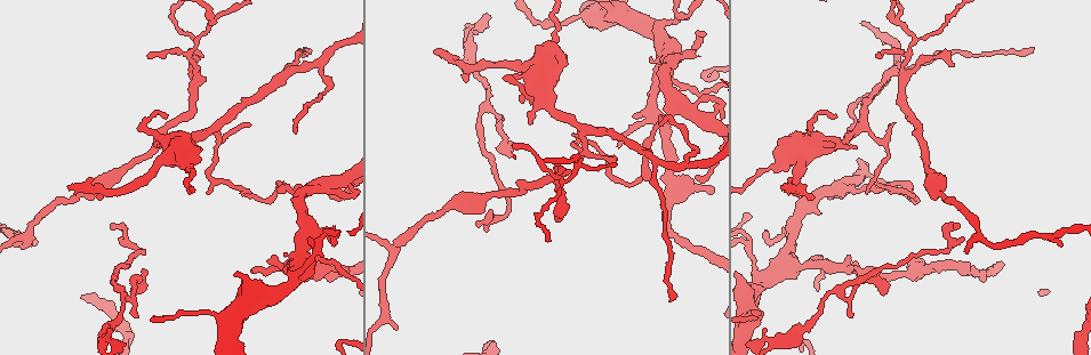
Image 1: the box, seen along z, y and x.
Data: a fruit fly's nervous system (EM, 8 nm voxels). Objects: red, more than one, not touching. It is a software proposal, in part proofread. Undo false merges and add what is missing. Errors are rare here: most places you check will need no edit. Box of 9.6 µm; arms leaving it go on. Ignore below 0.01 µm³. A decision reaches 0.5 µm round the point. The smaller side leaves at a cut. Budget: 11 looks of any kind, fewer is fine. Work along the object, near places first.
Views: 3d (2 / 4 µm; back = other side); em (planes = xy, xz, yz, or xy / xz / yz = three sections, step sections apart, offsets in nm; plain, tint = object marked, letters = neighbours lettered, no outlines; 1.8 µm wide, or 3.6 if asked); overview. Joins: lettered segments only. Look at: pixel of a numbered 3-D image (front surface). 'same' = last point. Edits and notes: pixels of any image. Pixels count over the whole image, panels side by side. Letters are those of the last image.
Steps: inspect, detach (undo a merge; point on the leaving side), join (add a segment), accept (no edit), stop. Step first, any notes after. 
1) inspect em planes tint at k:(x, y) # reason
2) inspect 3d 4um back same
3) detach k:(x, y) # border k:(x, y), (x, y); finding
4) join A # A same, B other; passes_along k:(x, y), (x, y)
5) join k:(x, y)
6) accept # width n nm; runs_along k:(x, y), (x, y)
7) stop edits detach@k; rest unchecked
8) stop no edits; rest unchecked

inspect em planes letters at 1:(195, 77) # arms run side by side

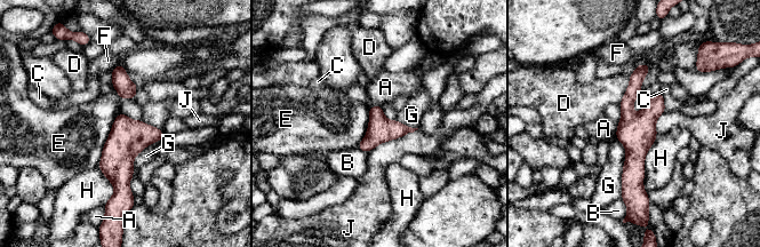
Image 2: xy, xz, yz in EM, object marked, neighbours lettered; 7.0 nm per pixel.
accept # A other, B other, C other, D other, E other, F other, G other, H other, J other; one neuron here

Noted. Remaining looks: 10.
inspect em planes letters at 1:(960, 226) # long arm stops here

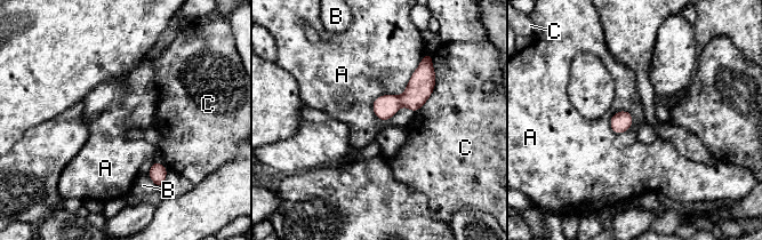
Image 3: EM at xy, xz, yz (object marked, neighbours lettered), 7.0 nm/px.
accept # A other, B other, C other; border 3:(424, 55), (374, 101), (382, 121); no lettered segment goes on from it

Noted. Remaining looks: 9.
inspect 3d 4um at 1:(782, 190) # an open end

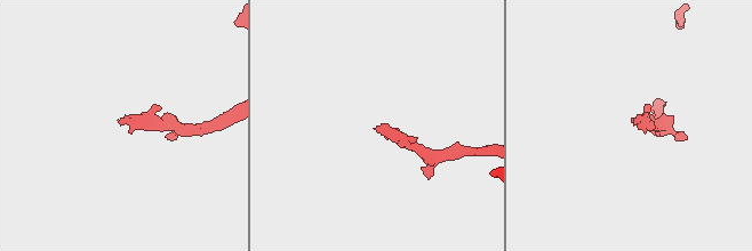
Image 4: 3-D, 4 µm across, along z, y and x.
inspect em planes tint at 4:(636, 120)

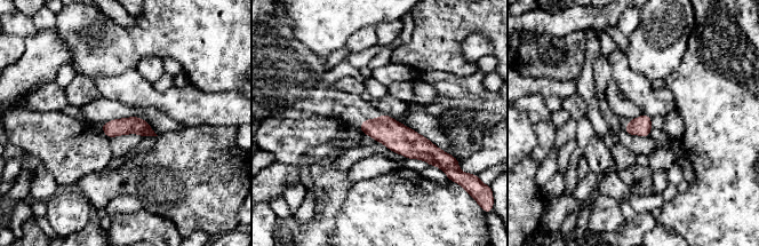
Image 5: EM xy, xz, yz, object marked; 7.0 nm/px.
inspect em planes letters same # see the neighbours

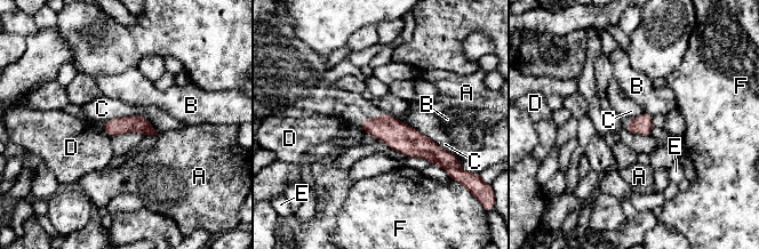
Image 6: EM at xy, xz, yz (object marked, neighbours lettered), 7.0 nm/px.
accept # A other, B other, C other, D other, E other, F other; border 6:(108, 120), (142, 115), (158, 134); none of them fits

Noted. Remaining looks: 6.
inspect em yz step 8 tint at 1:(866, 281) # sharp bend

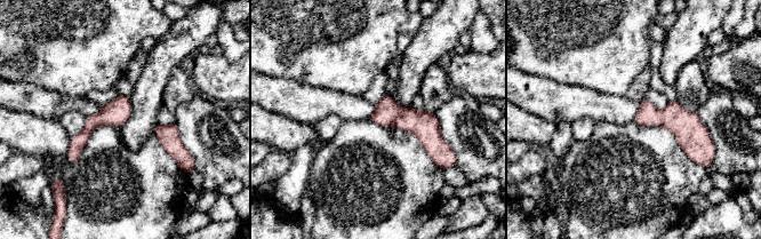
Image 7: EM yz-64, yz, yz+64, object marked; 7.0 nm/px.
inspect em planes letters same # another direction

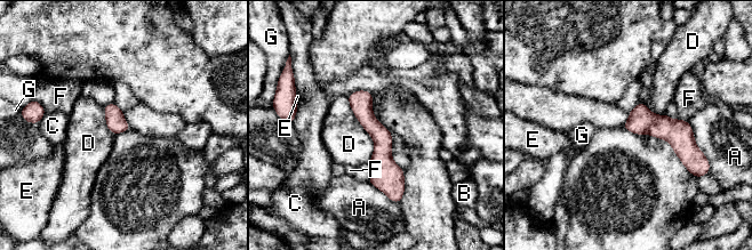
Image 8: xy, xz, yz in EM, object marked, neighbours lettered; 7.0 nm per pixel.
accept # width 140 nm; A other, B other, C other, D other, E other, F other, G other; runs_along 8:(360, 93), (393, 194); continuous, no second neuron

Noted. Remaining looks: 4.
stop no edits; rest unchecked

